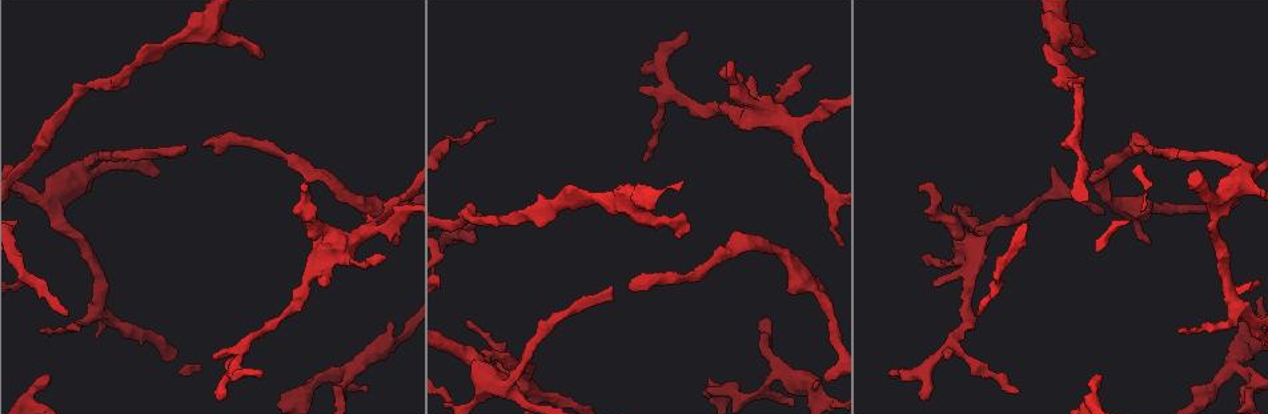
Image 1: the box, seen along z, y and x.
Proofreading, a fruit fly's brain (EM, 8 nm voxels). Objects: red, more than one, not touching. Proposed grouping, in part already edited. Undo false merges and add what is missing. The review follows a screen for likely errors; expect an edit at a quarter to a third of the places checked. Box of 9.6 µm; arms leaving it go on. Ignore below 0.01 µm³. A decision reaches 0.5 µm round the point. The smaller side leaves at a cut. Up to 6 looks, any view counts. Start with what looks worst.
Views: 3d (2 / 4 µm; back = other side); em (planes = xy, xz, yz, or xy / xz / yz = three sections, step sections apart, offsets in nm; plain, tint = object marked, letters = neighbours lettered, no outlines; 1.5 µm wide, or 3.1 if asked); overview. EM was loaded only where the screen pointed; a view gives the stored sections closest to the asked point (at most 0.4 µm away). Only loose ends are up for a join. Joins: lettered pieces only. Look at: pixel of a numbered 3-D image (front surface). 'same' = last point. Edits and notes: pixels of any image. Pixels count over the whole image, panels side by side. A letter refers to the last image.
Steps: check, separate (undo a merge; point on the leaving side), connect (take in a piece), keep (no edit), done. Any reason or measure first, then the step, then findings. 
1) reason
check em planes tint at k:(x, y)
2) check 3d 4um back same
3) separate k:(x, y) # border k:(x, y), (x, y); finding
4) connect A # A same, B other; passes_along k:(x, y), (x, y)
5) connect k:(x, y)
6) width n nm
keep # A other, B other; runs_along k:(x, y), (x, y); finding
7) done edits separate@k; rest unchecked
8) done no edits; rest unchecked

an open end
check em planes letters at 1:(813, 66)

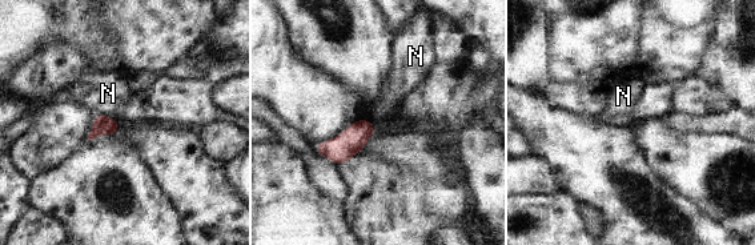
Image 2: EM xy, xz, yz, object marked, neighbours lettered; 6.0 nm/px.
keep # N other; border 2:(96, 112), (112, 117), (120, 127); none of them fits

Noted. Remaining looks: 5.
free end
check em planes tint at 1:(217, 396)

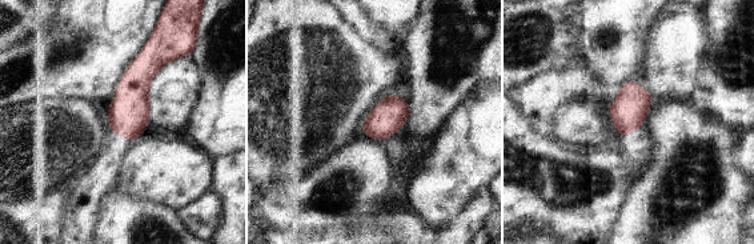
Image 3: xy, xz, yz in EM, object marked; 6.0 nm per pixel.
check em planes letters same

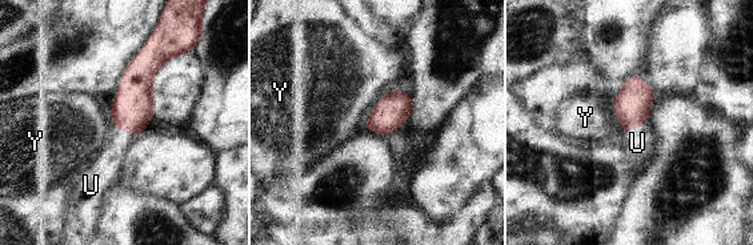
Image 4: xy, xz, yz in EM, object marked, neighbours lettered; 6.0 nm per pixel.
connect U # U same, Y other; it goes on there

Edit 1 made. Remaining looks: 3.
an open end
check em xy step 8 tint at 1:(1177, 329)

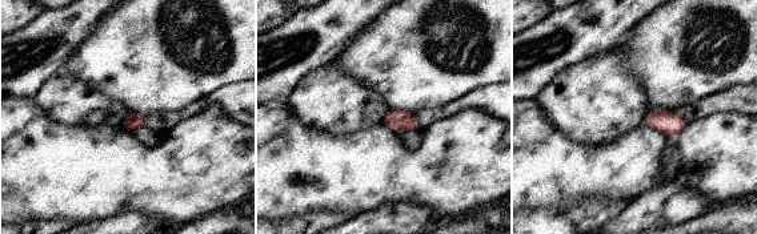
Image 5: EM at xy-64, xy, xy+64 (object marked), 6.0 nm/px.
cut it another way
check em planes letters same

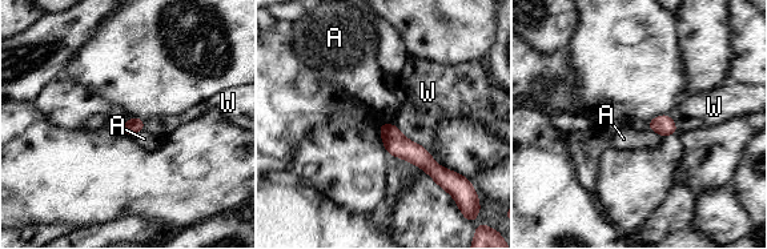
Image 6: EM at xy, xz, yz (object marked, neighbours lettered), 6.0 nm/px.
width 100 nm
keep # A other, W other; border 6:(649, 129), (662, 136); none of them fits

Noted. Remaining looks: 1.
done edits connect@4; rest unchecked

